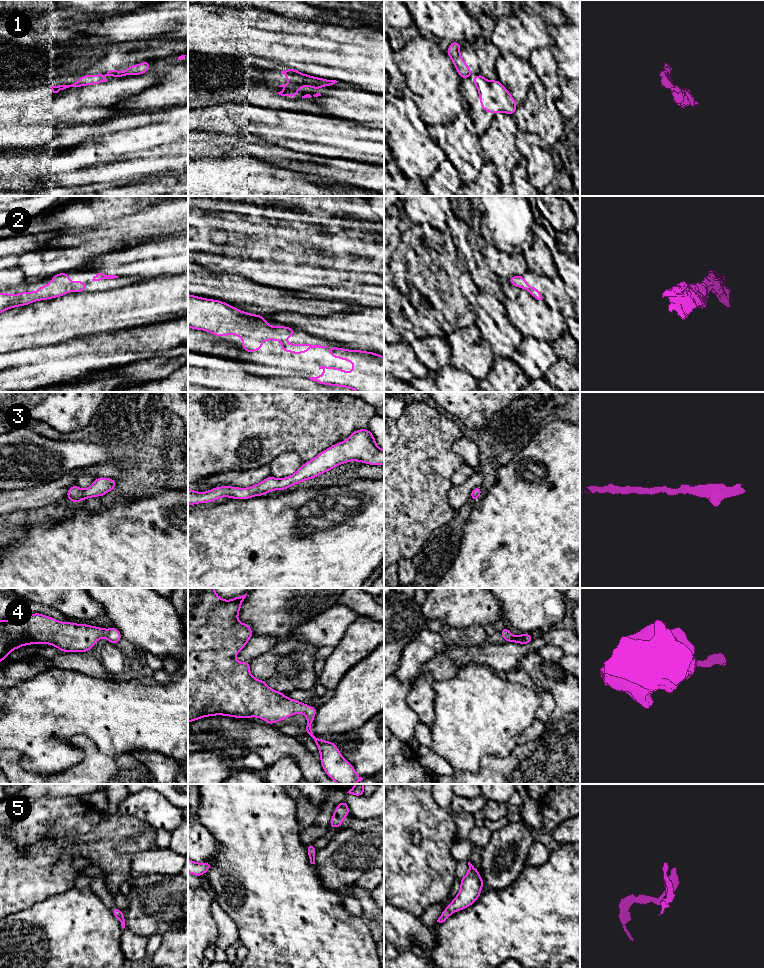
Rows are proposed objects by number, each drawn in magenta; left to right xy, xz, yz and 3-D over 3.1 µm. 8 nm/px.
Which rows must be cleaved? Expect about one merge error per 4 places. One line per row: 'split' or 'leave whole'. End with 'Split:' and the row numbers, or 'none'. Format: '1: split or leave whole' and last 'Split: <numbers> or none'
1: split
2: leave whole
3: leave whole
4: leave whole
5: leave whole
Split: 1

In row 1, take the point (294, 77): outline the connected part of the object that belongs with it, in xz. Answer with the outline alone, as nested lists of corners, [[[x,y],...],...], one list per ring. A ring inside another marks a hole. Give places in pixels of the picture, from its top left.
[[[288,68],[286,71],[281,71],[281,73],[284,74],[285,77],[289,80],[289,83],[295,85],[306,85],[310,87],[323,87],[327,85],[329,88],[331,88],[333,84],[339,82],[336,80],[327,80],[313,77],[311,75],[302,74],[292,68]]]

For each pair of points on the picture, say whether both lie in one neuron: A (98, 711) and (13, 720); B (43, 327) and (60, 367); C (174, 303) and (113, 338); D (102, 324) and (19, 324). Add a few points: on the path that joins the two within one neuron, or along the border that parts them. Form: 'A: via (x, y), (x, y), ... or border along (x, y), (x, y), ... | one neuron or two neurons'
A: via (77, 708), (50, 708), (34, 718) | one neuron
B: border along (73, 338), (49, 345) | two neurons
C: border along (154, 323), (117, 329), (108, 333) | two neurons
D: via (81, 321), (40, 321) | one neuron

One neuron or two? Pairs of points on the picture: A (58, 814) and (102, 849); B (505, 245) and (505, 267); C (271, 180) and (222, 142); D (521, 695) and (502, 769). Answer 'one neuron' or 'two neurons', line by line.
A: one neuron
B: two neurons
C: two neurons
D: two neurons

